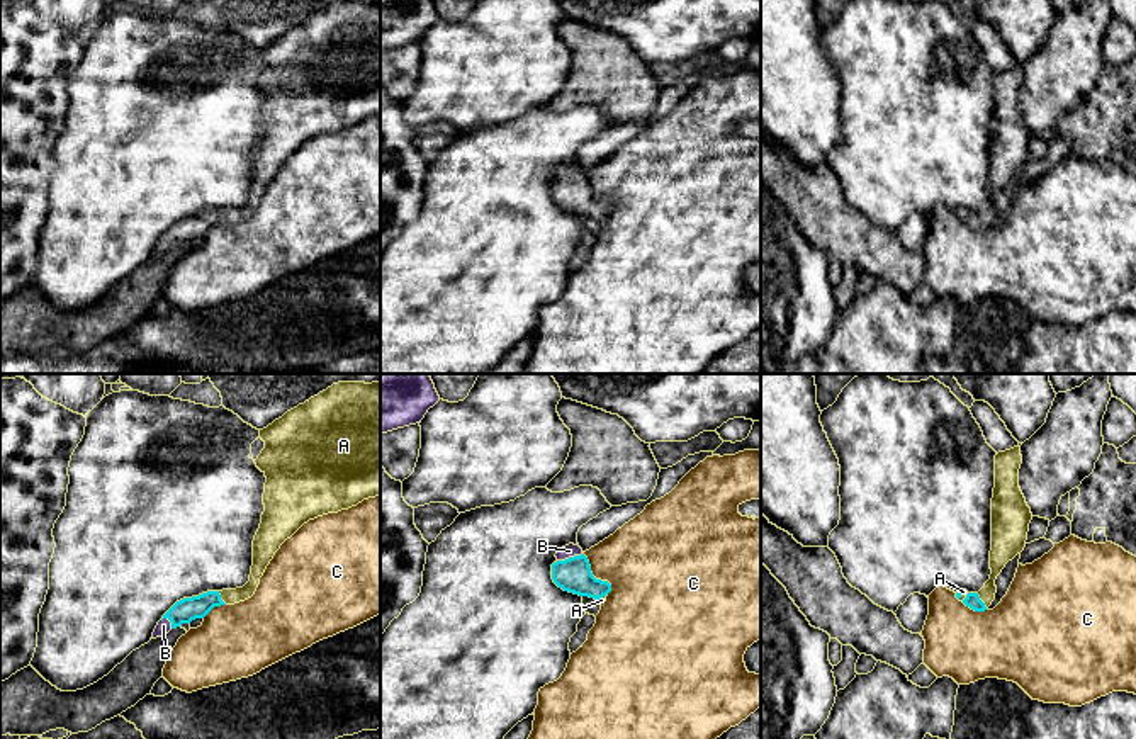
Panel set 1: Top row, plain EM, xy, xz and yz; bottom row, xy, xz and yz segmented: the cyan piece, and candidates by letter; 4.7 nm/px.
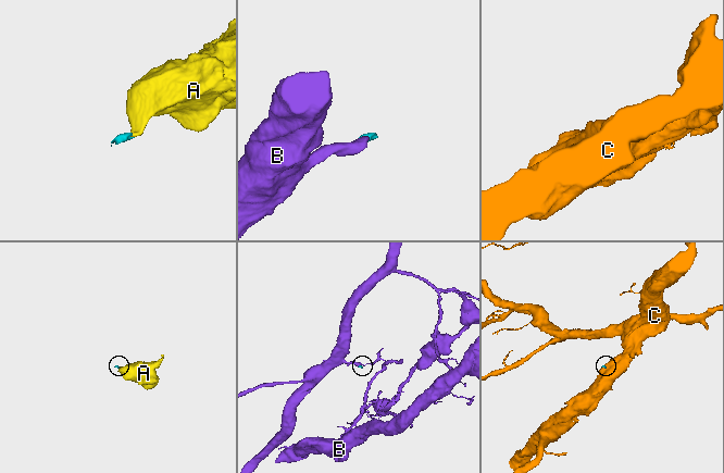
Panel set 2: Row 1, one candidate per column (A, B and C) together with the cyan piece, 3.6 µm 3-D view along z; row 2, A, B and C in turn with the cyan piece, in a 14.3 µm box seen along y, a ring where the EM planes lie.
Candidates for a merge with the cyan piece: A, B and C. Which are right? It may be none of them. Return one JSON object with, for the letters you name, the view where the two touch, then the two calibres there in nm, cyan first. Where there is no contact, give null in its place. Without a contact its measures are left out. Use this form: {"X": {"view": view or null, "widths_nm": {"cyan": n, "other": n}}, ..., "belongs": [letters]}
{"A": {"view": "yz", "widths_nm": {"cyan": 70, "other": 100}}, "B": {"view": "xz", "widths_nm": {"cyan": 160, "other": 60}}, "belongs": ["A", "B"]}

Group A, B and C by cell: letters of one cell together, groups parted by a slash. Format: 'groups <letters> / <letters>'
groups A B / C

